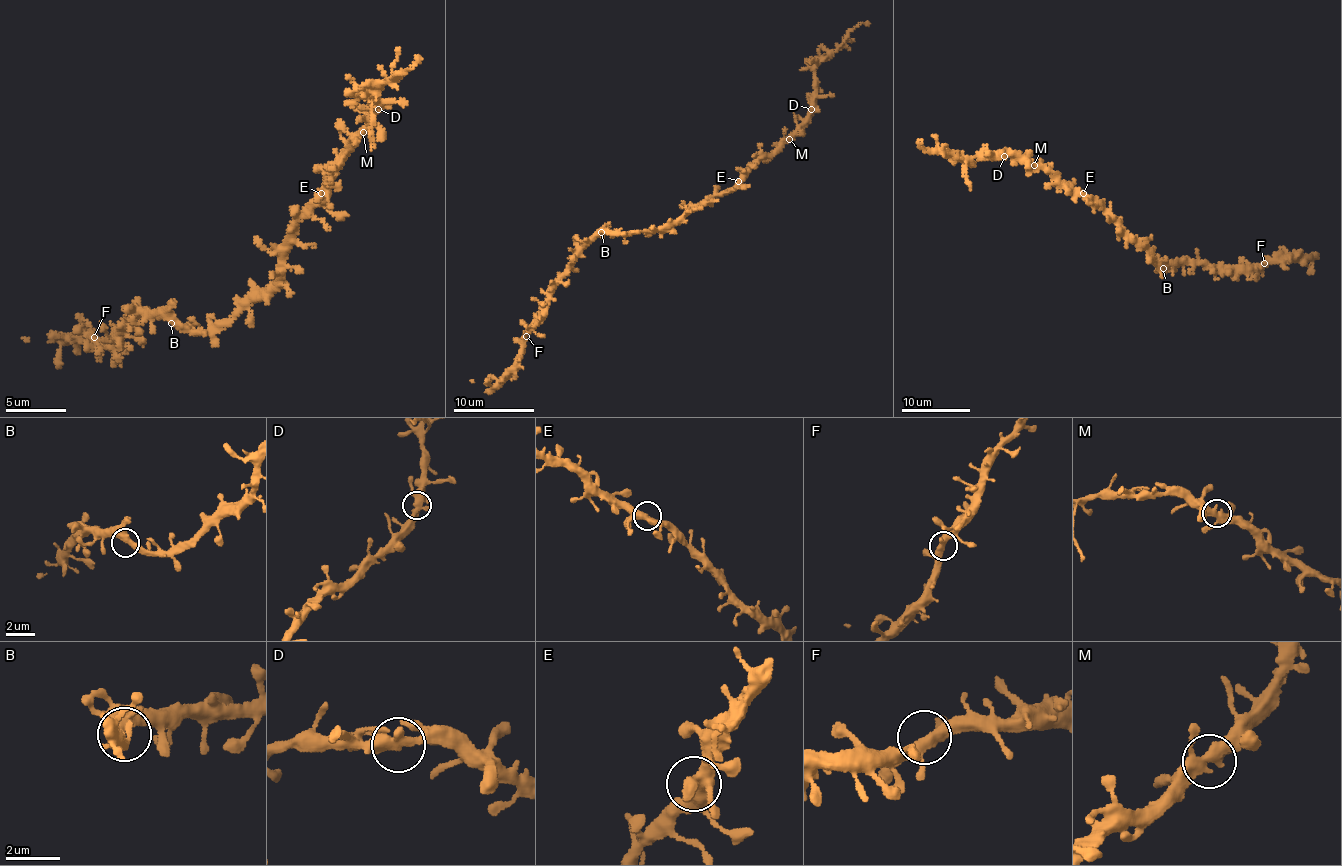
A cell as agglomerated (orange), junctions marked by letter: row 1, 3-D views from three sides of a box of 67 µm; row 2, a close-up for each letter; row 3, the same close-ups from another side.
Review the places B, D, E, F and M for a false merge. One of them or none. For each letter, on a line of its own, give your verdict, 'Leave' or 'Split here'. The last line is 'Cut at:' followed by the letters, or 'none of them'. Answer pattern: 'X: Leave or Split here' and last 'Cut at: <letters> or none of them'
B: Leave
D: Leave
E: Leave
F: Leave
M: Leave
Cut at: none of them

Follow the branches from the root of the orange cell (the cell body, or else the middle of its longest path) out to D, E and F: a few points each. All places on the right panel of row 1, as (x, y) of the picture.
D: (1135, 240), (1094, 199), (1067, 189), (1047, 171), (1034, 168), (1026, 161), (1004, 156)
E: (1135, 240), (1101, 206), (1083, 193)
F: (1135, 240), (1151, 253), (1164, 271), (1165, 265), (1178, 263), (1255, 269), (1264, 263)

